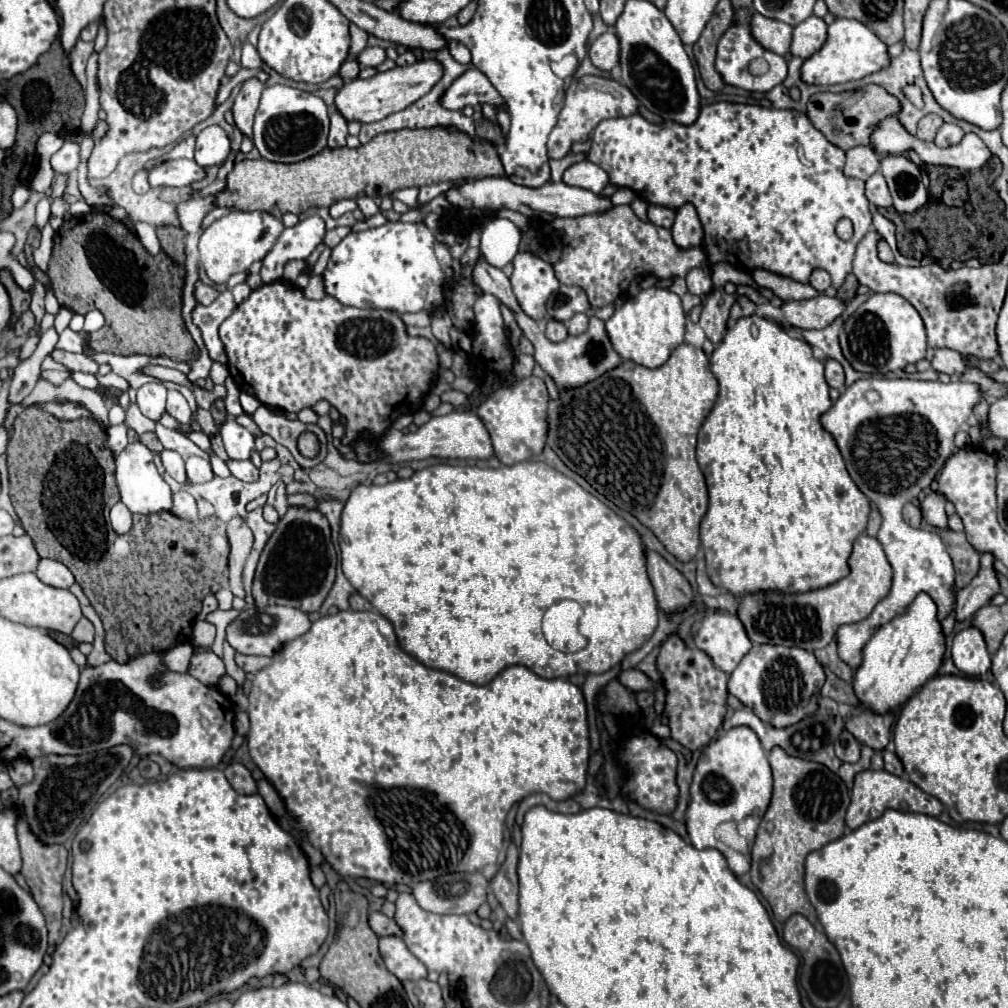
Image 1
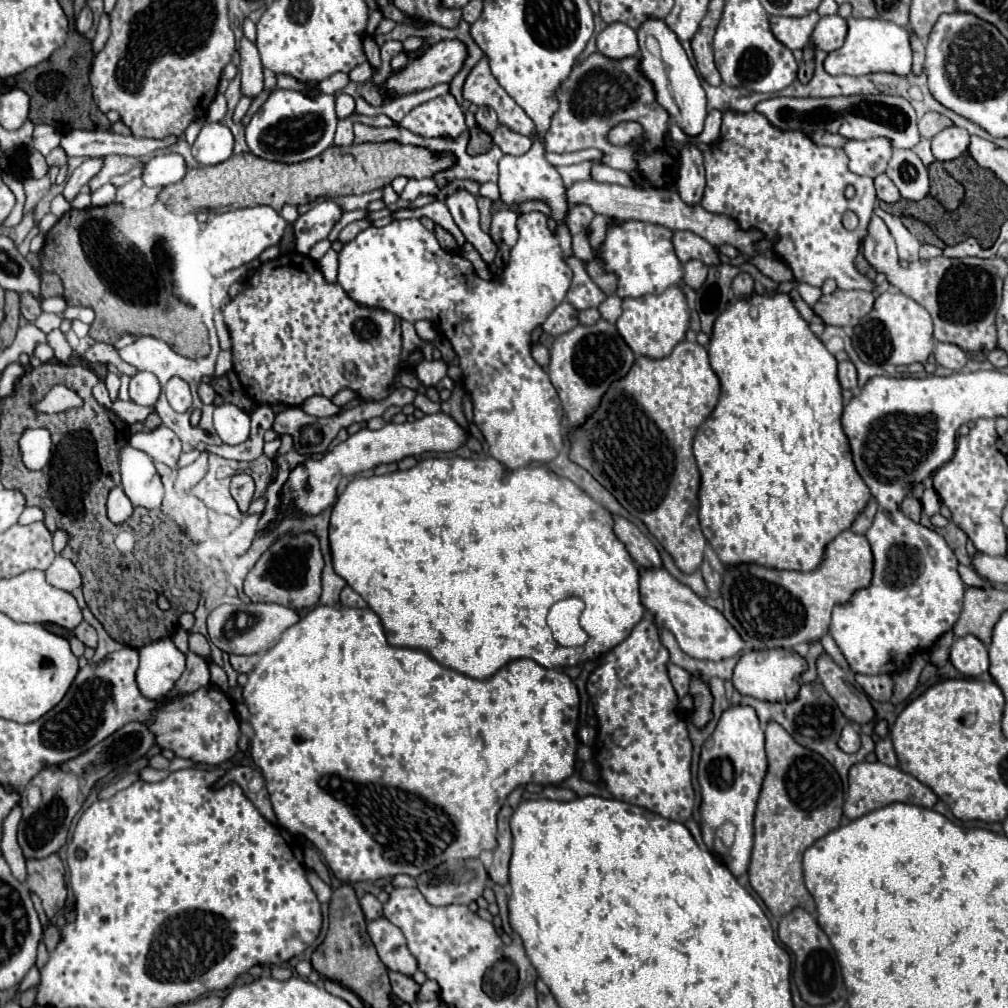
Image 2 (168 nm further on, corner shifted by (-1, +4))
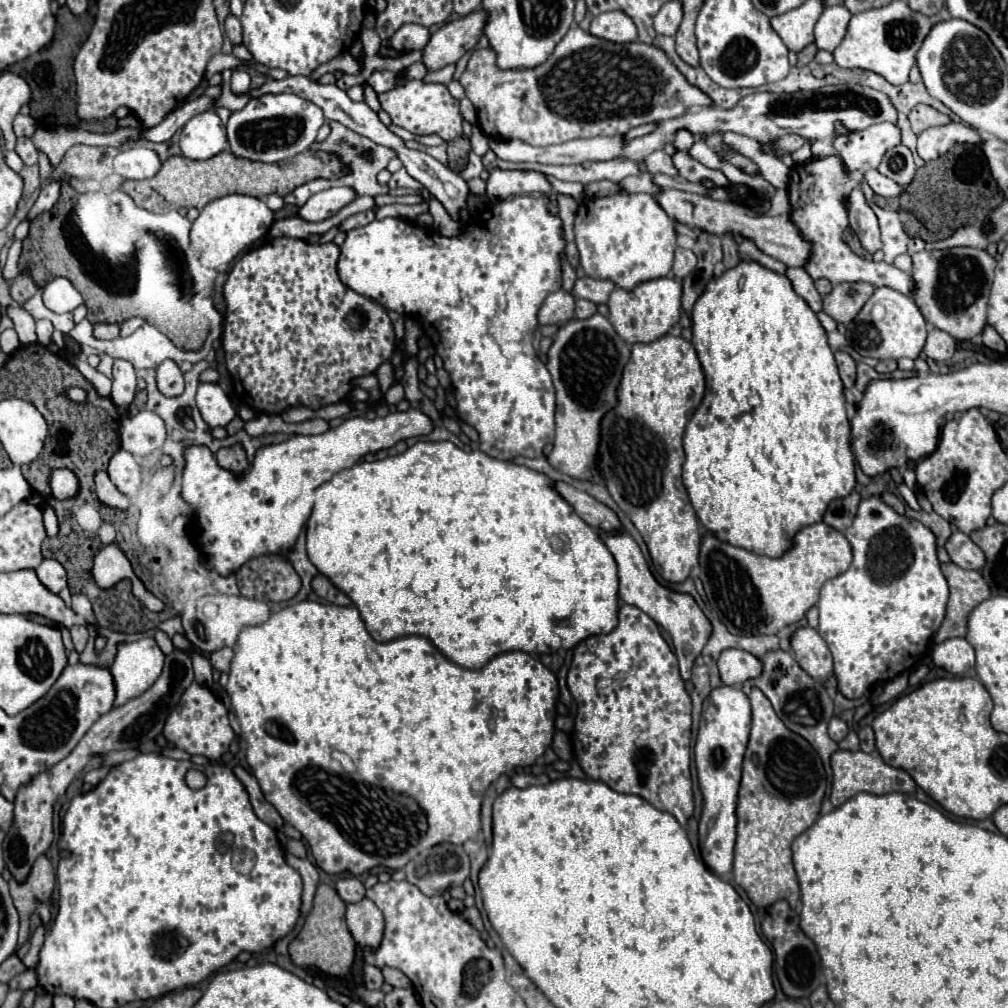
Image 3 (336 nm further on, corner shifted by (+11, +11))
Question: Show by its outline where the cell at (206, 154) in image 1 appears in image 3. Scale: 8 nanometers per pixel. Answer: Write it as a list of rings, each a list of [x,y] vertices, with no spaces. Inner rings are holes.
[[[214,111],[194,115],[180,133],[180,149],[188,159],[210,159],[226,145],[226,127]]]

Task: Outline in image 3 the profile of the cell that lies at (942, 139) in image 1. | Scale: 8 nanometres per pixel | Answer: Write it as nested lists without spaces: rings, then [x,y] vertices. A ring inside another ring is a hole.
[[[964,123],[930,127],[918,135],[918,155],[924,161],[938,159],[956,143],[980,143],[982,135]]]

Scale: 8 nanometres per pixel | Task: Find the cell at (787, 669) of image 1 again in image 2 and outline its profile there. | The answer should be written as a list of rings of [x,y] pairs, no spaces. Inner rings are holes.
[[[776,648],[776,650],[752,650],[744,654],[734,666],[734,688],[744,696],[754,696],[758,700],[770,702],[786,702],[794,700],[798,692],[798,676],[806,670],[806,660],[792,650]]]

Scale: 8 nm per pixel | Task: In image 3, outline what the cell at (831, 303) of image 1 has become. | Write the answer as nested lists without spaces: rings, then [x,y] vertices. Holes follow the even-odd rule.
[[[840,283],[834,285],[828,295],[824,295],[824,313],[828,313],[836,323],[850,323],[862,305],[870,299],[874,287],[870,283]]]

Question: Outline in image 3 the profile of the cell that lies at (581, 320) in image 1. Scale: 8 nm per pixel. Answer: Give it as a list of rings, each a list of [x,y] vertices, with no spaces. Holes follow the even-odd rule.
[[[586,299],[576,301],[576,317],[578,319],[586,319],[586,317],[590,317],[594,313],[596,313],[596,305],[592,301],[586,301]]]

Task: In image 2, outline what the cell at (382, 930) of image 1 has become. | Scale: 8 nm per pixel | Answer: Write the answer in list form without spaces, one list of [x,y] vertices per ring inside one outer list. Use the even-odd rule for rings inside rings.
[[[364,894],[364,896],[360,898],[360,906],[362,906],[362,912],[364,912],[366,920],[376,920],[376,918],[382,916],[382,904],[380,904],[380,900],[378,900],[376,896],[372,896],[372,894]]]

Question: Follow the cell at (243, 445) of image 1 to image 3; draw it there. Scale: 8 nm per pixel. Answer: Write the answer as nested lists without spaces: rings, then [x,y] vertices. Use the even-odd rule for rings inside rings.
[[[200,383],[196,405],[210,427],[226,427],[236,417],[236,409],[216,383]]]

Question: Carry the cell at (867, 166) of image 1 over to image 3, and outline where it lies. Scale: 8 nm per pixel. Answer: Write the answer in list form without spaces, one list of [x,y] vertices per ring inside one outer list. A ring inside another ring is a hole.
[[[890,123],[872,125],[862,133],[848,133],[834,139],[834,149],[840,153],[848,169],[876,169],[886,149],[900,143],[900,129]]]

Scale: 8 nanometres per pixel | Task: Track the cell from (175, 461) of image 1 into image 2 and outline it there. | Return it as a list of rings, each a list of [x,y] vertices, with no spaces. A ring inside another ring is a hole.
[[[160,424],[152,432],[136,432],[130,438],[130,444],[142,452],[146,452],[154,462],[162,462],[166,466],[176,468],[178,456],[182,452],[180,448],[180,438],[176,432]]]

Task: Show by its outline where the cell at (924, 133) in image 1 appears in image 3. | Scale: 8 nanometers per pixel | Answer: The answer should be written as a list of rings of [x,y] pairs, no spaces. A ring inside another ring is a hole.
[[[916,105],[916,107],[910,111],[908,119],[910,119],[910,123],[912,123],[912,131],[914,131],[914,133],[922,133],[922,131],[926,131],[926,129],[930,129],[930,127],[950,123],[950,119],[948,119],[944,113],[936,111],[936,109],[930,107],[930,105]]]

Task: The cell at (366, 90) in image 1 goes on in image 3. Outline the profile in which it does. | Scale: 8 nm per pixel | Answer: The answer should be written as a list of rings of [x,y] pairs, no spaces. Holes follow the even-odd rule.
[[[478,9],[436,29],[422,51],[422,63],[426,65],[426,69],[438,71],[450,63],[456,63],[466,51],[470,51],[478,43],[484,23],[486,13]]]

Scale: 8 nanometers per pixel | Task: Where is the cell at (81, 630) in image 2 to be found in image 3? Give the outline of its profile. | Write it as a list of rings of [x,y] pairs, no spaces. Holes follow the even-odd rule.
[[[74,625],[74,627],[70,627],[70,633],[72,633],[74,649],[78,653],[82,653],[82,649],[86,647],[86,641],[88,641],[88,629],[84,625]]]

